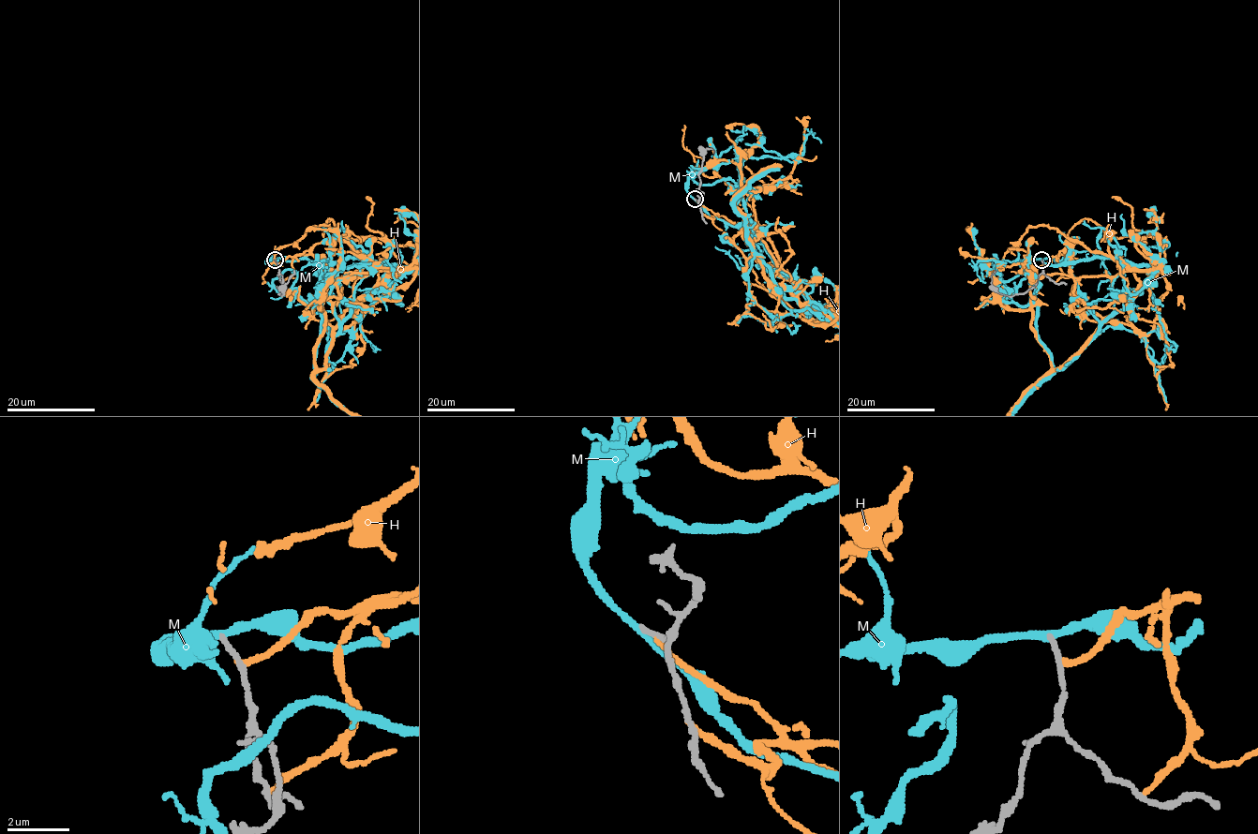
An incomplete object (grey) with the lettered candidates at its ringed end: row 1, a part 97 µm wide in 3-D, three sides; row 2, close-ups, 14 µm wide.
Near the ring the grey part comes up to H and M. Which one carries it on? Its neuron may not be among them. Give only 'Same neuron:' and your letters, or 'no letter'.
Same neuron: no letter

